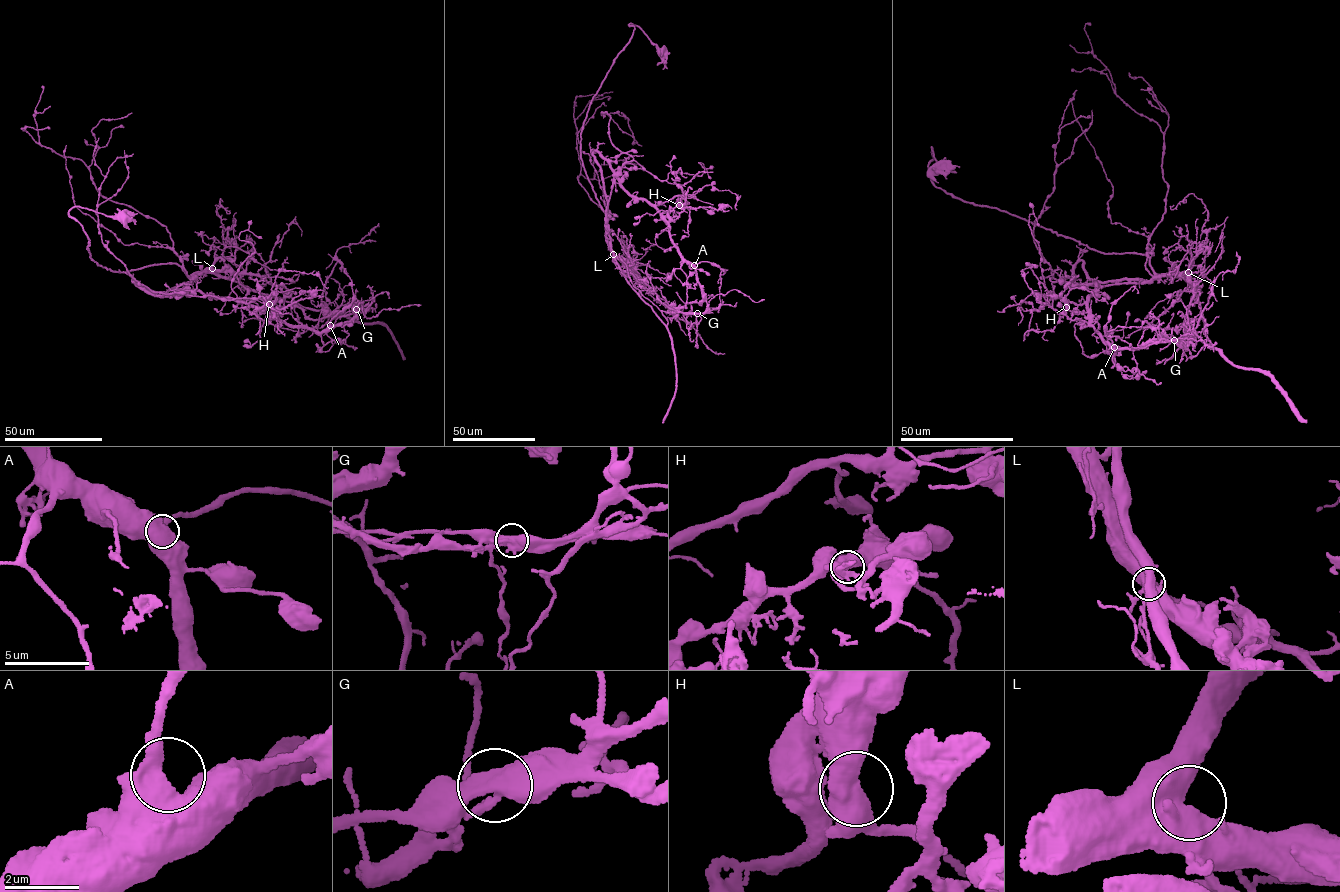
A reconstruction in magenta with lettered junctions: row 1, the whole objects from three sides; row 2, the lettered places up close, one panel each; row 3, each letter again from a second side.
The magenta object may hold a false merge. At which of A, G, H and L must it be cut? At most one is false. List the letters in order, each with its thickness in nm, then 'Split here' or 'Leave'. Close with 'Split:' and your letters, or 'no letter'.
A: Thickness 600 nm. Leave
G: Thickness 600 nm. Split here
H: Thickness 650 nm. Leave
L: Thickness 550 nm. Leave
Split: G

